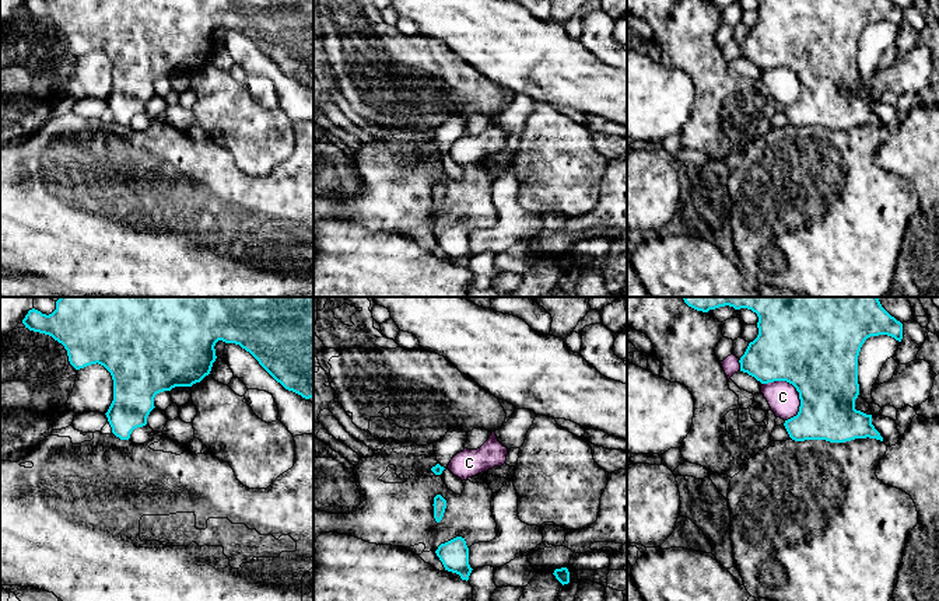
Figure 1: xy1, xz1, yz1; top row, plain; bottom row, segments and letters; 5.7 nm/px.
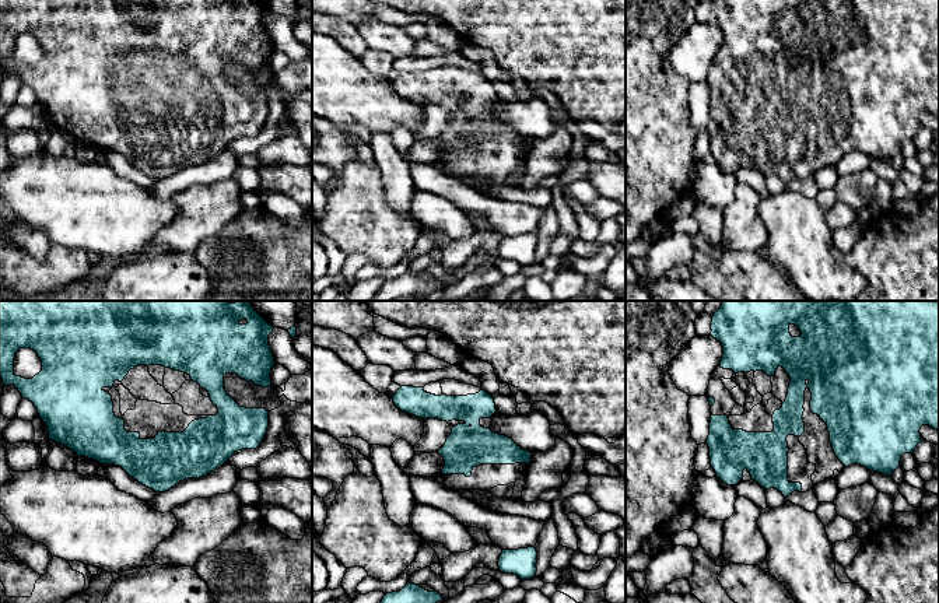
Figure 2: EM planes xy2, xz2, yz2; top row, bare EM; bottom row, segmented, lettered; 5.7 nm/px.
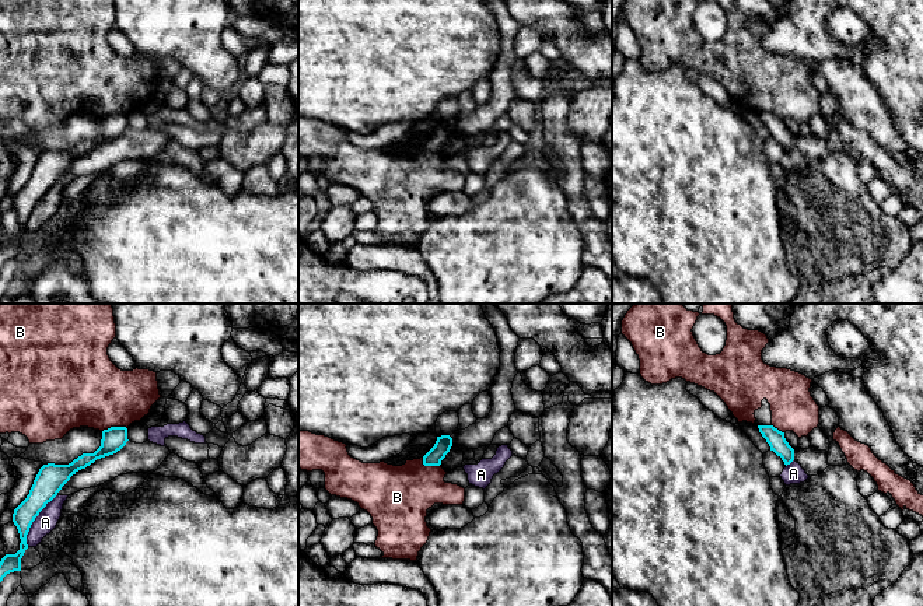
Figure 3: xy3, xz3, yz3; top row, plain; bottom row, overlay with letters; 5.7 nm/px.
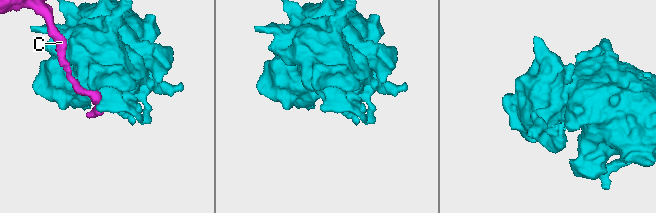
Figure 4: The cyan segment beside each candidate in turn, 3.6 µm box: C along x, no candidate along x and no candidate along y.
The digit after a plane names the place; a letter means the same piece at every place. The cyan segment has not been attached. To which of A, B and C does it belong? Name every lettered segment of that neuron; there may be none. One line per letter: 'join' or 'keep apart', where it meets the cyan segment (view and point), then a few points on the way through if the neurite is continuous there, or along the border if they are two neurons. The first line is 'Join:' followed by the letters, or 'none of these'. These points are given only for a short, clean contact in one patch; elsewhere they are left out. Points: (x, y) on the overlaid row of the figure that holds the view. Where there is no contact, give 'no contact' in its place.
Join: none of these
A: keep apart | xy3 (34, 519)
B: keep apart | xy3 (114, 427) | along xy3 (126, 427), (108, 427), (102, 431)
C: keep apart | yz1 (792, 384)

